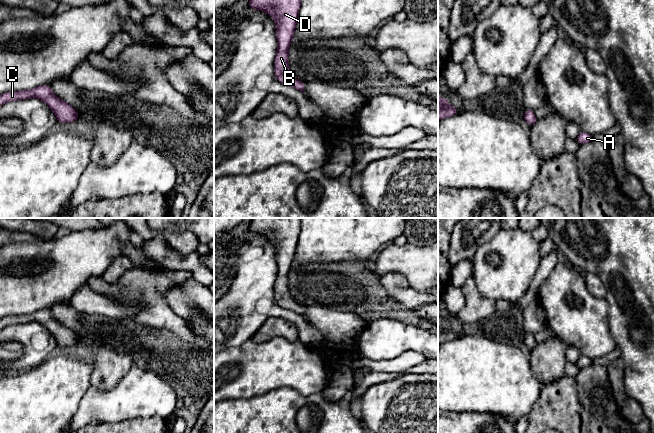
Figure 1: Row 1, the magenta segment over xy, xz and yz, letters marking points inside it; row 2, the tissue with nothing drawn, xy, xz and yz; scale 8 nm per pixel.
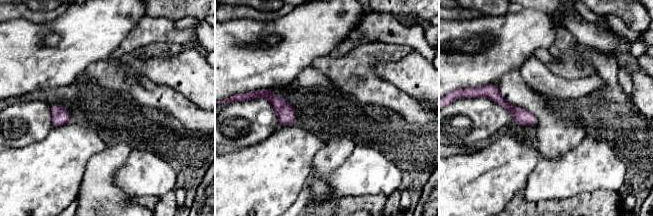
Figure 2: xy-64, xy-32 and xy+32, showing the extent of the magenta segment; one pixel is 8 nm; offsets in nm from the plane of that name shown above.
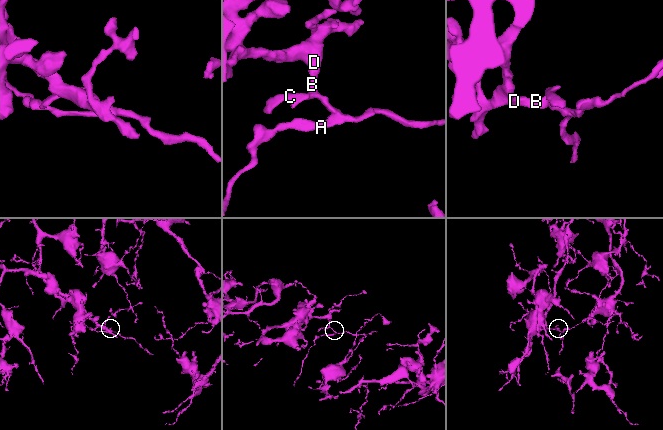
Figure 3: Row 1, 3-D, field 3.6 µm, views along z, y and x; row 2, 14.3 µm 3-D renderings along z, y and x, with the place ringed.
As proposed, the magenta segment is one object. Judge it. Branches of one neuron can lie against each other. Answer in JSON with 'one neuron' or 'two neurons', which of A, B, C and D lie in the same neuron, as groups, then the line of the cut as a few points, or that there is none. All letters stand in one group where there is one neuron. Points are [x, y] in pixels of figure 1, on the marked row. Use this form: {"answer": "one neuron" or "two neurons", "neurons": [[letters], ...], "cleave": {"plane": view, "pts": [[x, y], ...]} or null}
{"answer": "one neuron", "neurons": [["A", "B", "C", "D"]], "cleave": null}

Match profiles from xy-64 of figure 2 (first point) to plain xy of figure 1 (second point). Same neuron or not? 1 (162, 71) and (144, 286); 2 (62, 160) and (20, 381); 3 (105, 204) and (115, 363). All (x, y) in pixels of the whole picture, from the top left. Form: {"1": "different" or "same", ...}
{"1": "different", "2": "same", "3": "same"}

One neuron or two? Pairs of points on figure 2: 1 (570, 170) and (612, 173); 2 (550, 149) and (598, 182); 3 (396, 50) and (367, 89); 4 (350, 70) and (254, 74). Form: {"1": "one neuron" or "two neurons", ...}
{"1": "one neuron", "2": "two neurons", "3": "one neuron", "4": "two neurons"}

